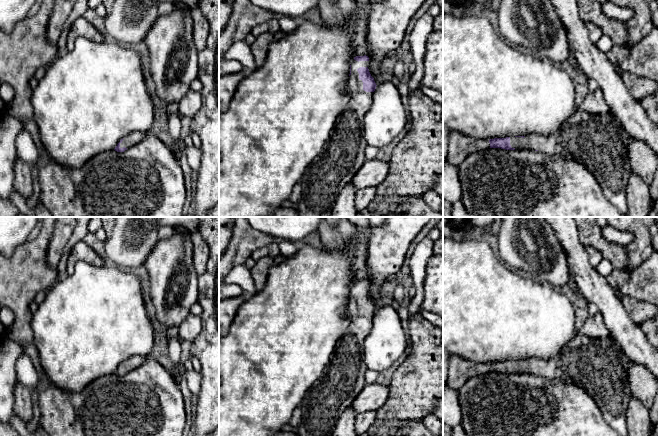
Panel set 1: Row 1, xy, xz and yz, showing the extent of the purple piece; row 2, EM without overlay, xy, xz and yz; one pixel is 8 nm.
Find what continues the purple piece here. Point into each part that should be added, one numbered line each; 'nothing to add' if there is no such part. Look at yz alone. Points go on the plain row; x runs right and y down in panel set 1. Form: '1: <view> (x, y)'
1: yz (599, 366)
2: yz (460, 370)

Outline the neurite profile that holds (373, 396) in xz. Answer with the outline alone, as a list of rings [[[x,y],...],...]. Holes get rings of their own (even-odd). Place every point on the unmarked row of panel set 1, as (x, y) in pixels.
[[[376,382],[367,384],[354,399],[351,406],[355,414],[378,411],[389,397],[389,387]]]

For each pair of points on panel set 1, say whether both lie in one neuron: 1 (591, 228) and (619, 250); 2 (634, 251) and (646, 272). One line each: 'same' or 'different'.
1: same
2: different

